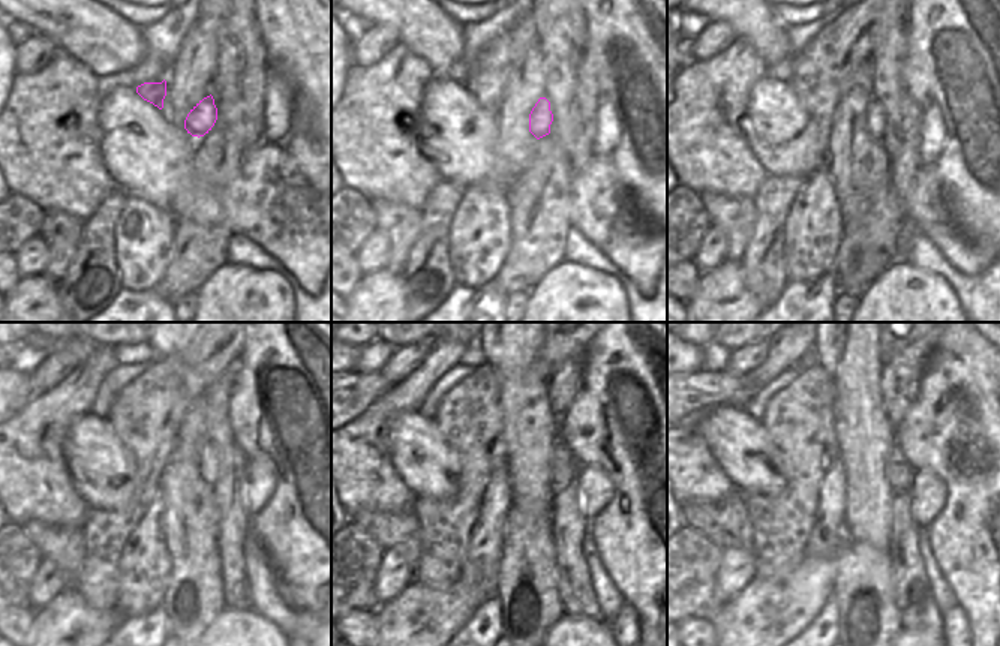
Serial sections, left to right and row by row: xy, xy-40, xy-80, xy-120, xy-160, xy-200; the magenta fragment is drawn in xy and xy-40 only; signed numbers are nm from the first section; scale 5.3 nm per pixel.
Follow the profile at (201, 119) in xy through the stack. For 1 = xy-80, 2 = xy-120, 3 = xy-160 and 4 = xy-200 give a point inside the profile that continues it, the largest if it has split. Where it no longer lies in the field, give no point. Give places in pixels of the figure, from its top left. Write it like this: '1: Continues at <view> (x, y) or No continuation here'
1: Continues at xy-80 (876, 116)
2: Continues at xy-120 (207, 465)
3: Continues at xy-160 (562, 468)
4: Continues at xy-200 (898, 472).

